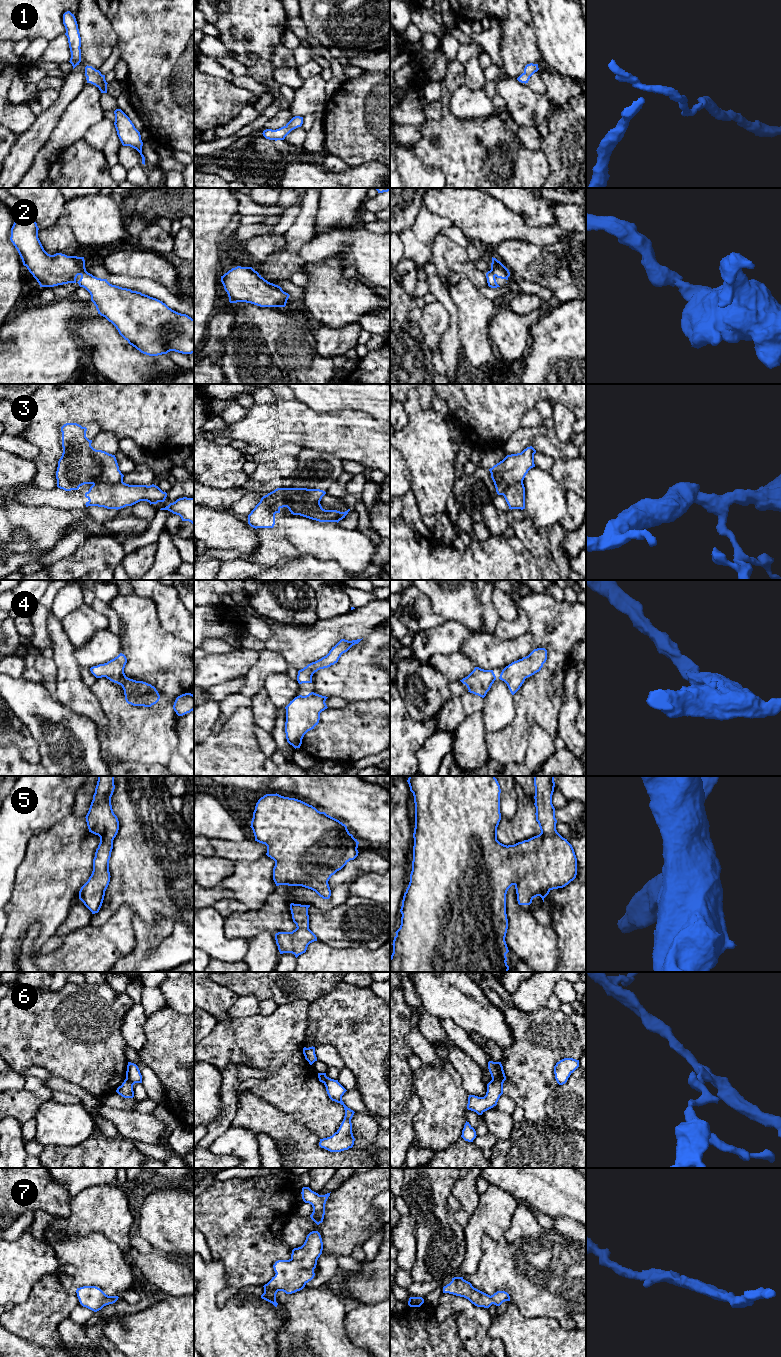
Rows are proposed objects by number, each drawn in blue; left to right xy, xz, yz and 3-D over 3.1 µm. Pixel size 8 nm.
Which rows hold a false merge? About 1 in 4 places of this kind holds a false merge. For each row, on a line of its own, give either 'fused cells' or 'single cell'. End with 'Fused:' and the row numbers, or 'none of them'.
1: single cell
2: single cell
3: fused cells
4: single cell
5: single cell
6: fused cells
7: single cell
Fused: 3, 6

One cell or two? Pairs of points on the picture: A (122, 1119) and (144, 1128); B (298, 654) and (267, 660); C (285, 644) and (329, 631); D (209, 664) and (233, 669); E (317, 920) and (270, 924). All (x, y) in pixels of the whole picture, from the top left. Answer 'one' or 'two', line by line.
A: one
B: two
C: one
D: one
E: two

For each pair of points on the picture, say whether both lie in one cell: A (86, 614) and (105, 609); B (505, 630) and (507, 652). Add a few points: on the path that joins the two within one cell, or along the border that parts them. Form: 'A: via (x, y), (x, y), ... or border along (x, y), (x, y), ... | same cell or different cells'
A: border along (90, 606), (106, 617), (108, 621), (107, 628) | different cells
B: border along (527, 632), (511, 639), (501, 639), (494, 634) | different cells

